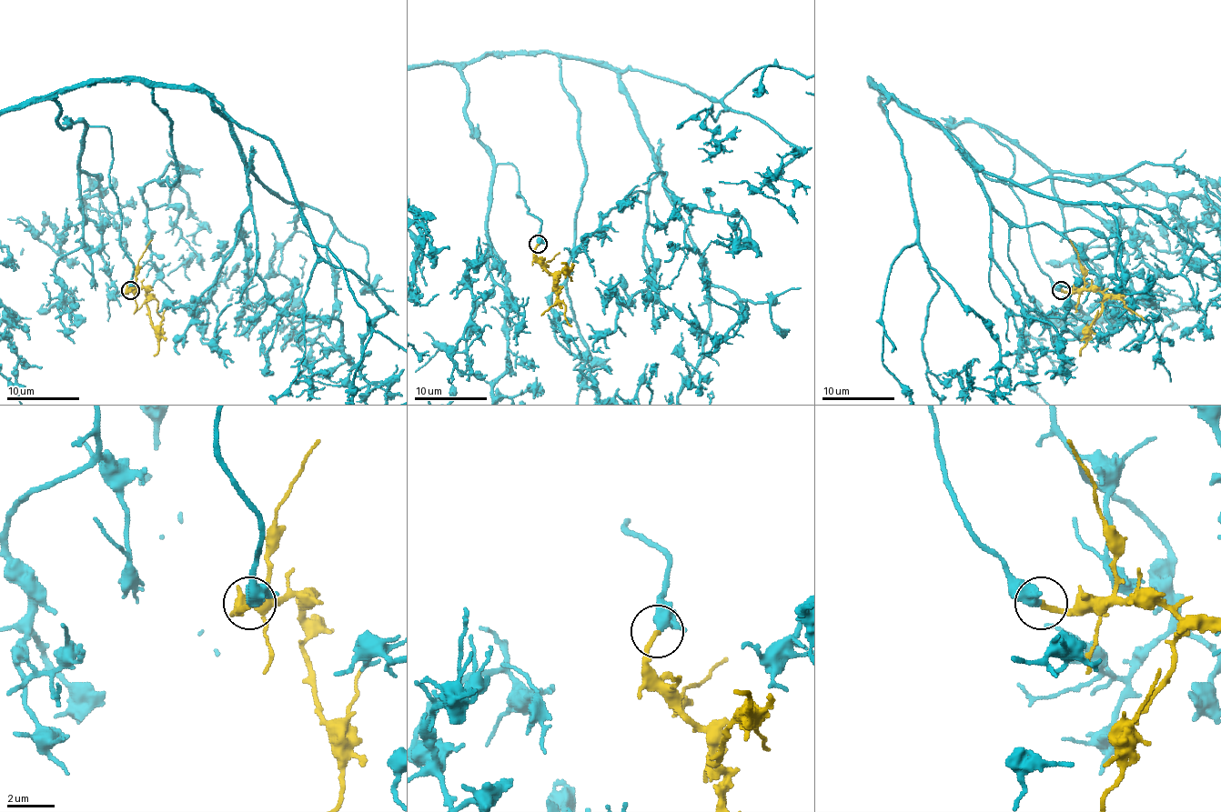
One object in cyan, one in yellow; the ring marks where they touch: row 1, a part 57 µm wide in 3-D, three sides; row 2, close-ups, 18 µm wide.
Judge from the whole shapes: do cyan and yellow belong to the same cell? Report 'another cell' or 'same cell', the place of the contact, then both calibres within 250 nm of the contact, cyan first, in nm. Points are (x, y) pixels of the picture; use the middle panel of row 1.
same cell; place (538, 244); calibres 360 and 200 nm

